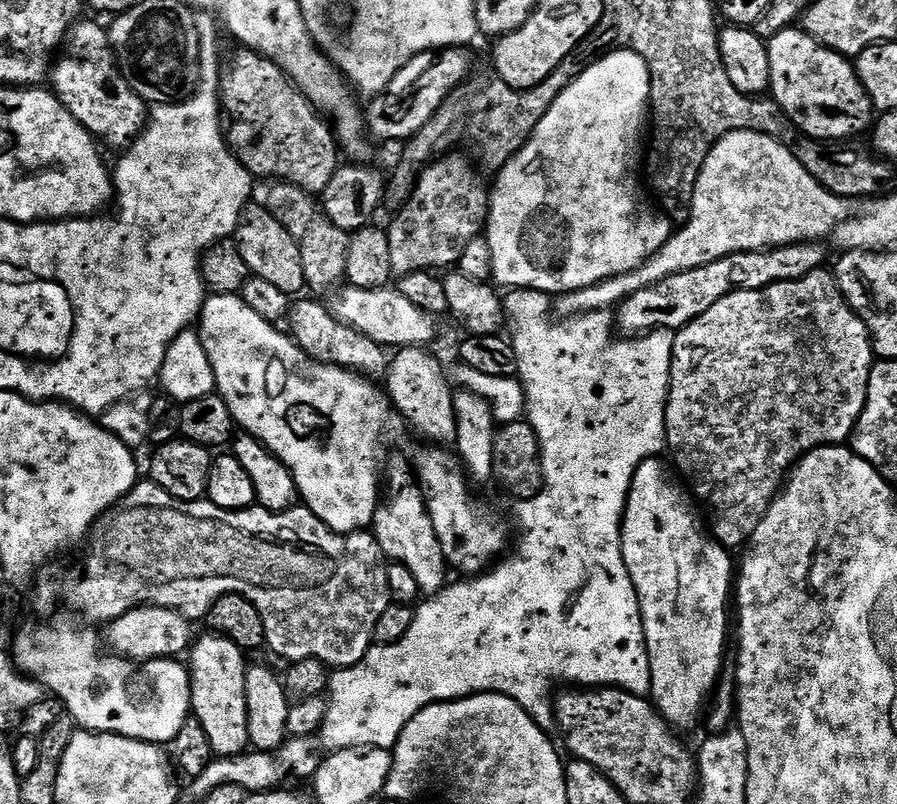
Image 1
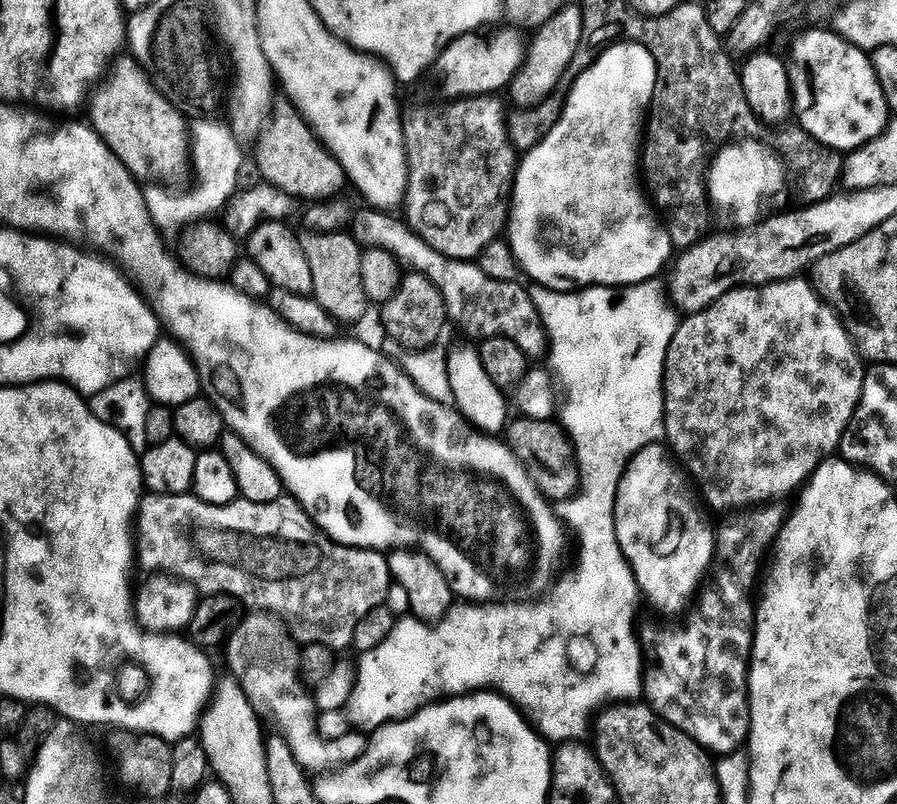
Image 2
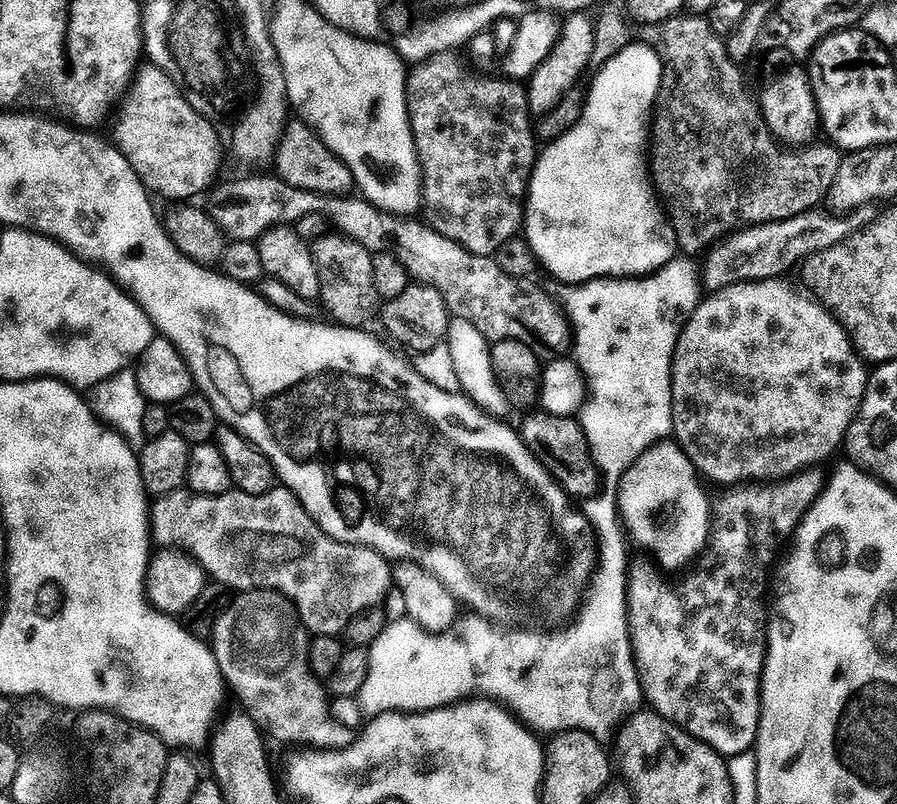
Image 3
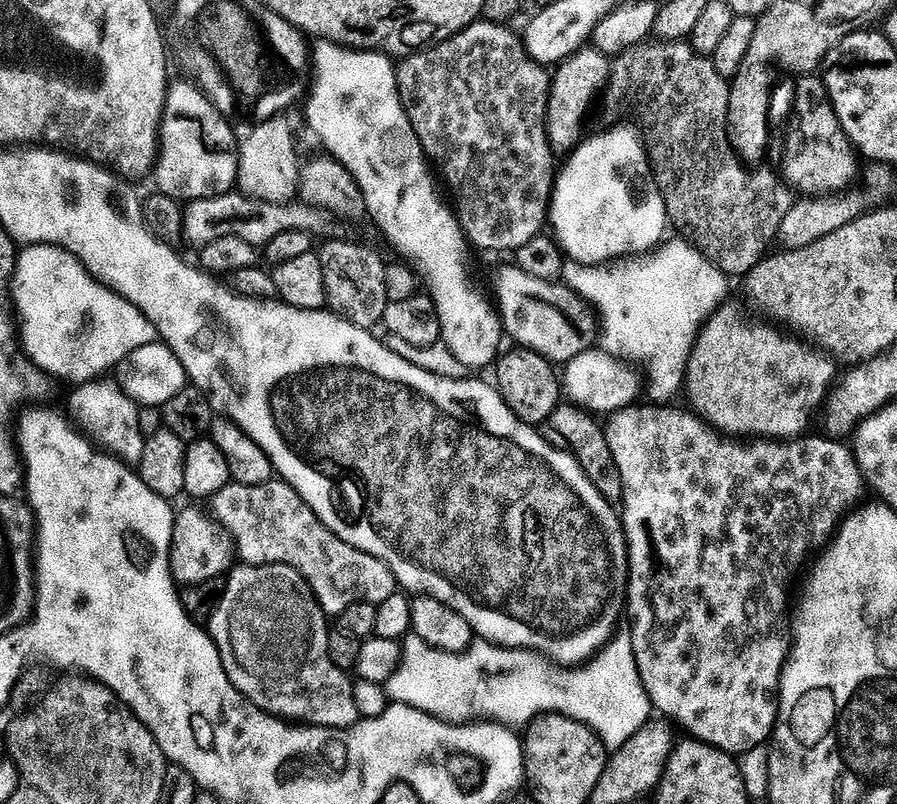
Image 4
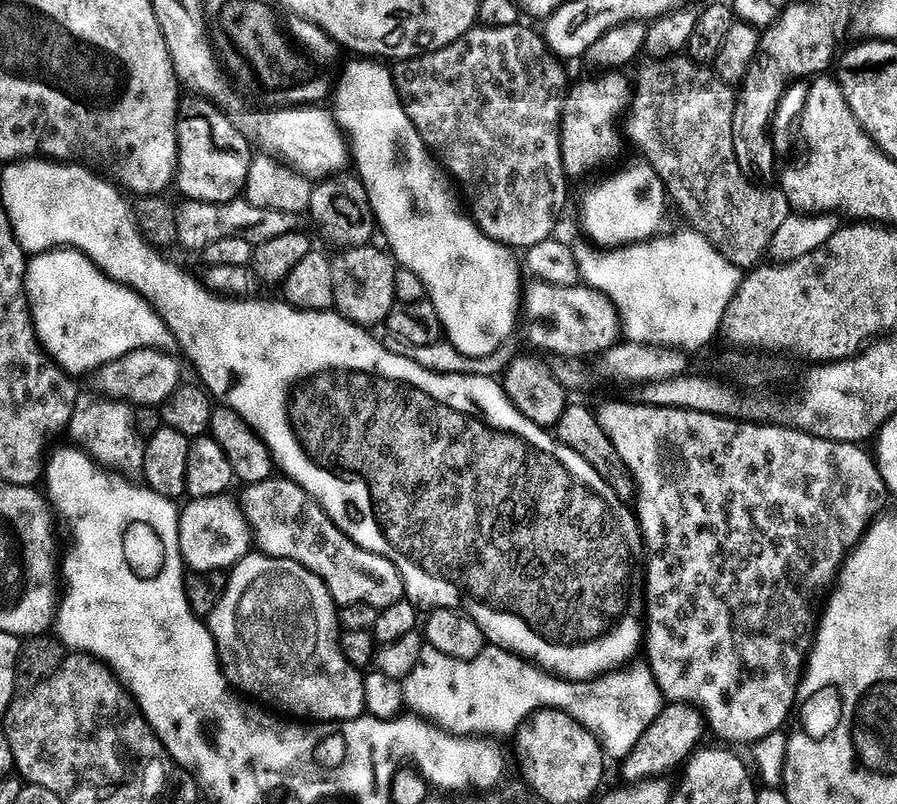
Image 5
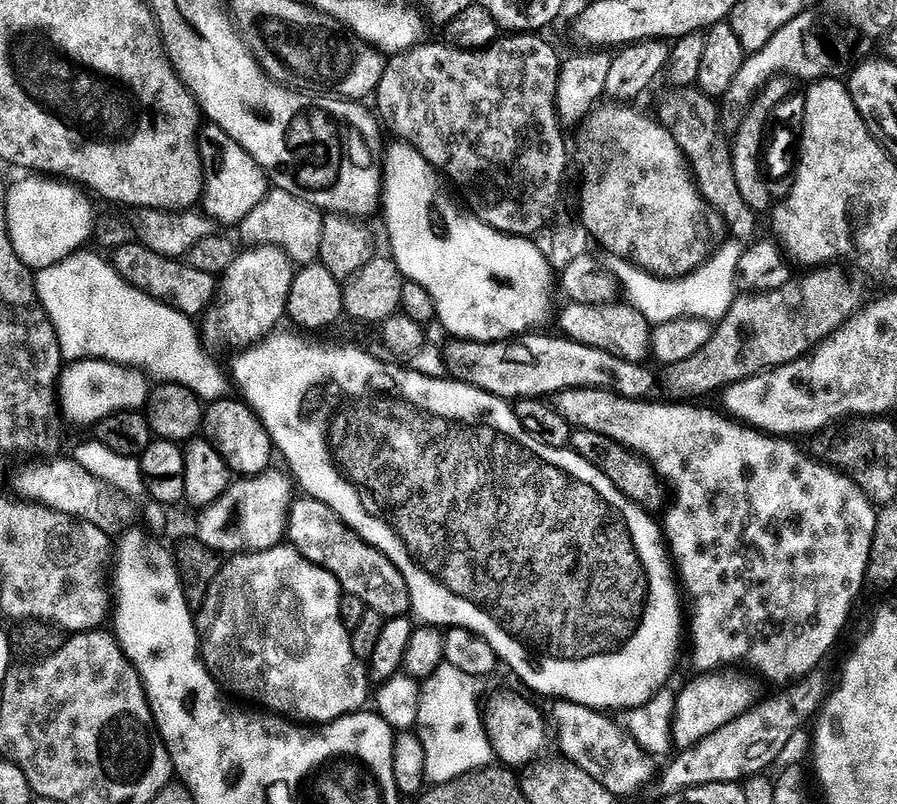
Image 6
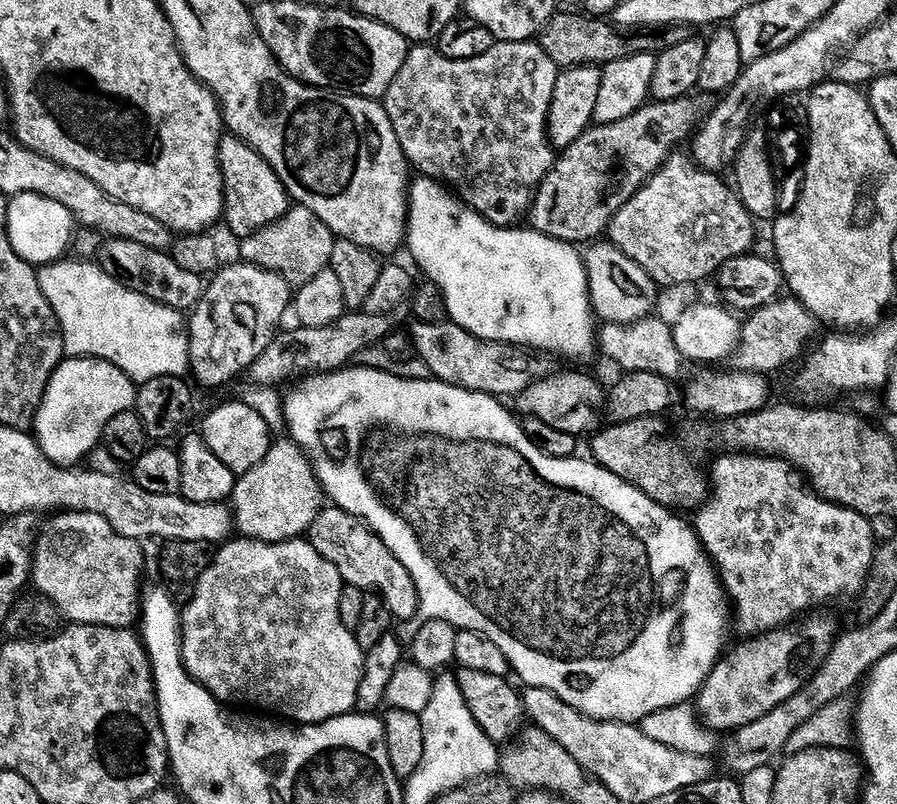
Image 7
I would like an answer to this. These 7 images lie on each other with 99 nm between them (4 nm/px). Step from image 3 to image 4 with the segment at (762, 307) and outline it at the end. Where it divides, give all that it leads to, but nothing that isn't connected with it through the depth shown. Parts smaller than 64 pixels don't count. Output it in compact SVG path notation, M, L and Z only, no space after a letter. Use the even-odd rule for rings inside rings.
M722 303L703 324L689 354L688 368L684 371L682 388L684 392L688 391L691 411L709 428L728 438L767 438L772 442L789 442L803 437L809 431L808 423L816 407L823 400L825 403L833 387L832 375L837 365L831 355L800 340L791 340L786 333L768 324L752 323L750 317L742 315L738 304Z

